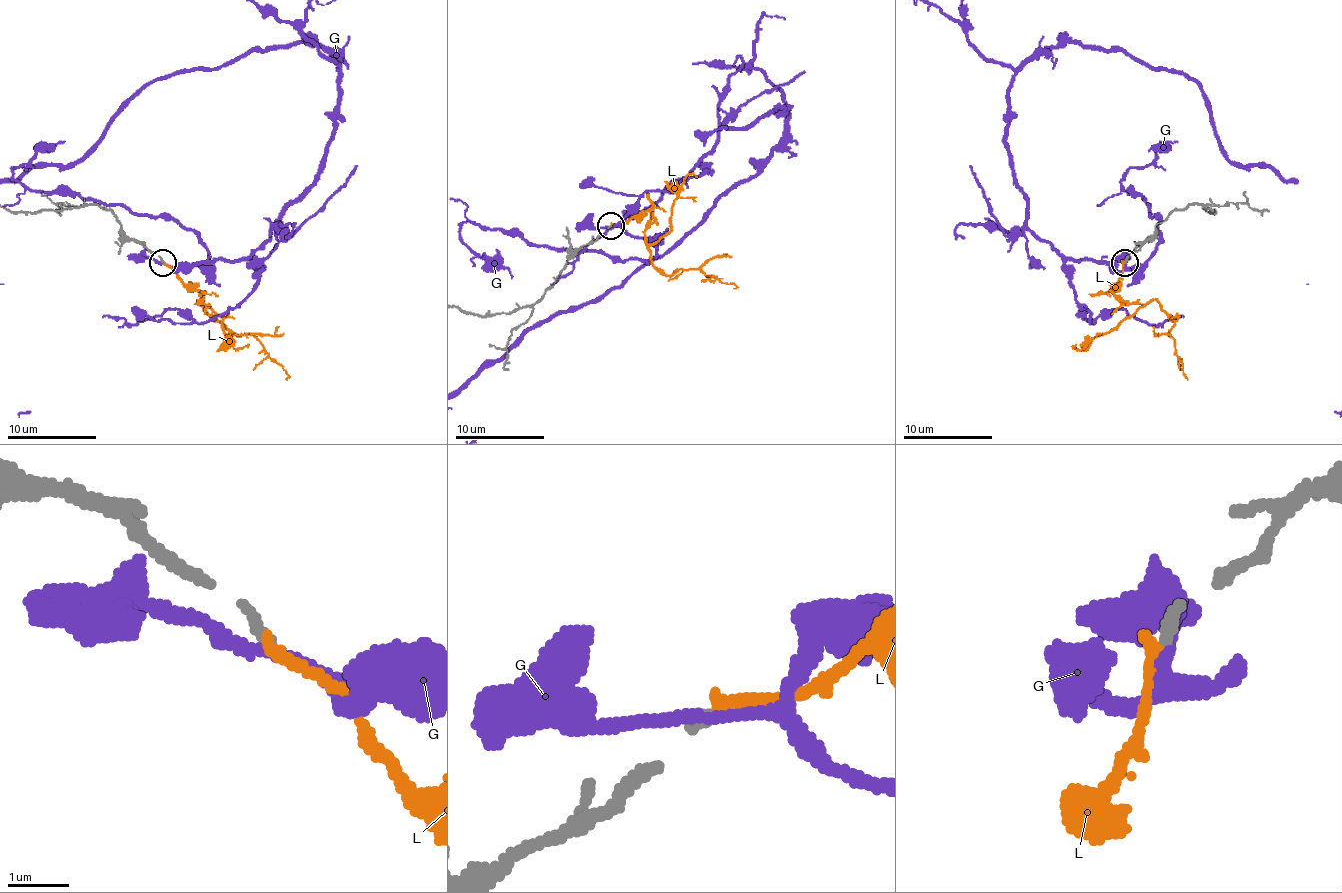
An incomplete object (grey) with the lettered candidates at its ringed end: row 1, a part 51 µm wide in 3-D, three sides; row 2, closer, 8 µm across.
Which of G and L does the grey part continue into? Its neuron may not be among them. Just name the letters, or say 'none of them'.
L

